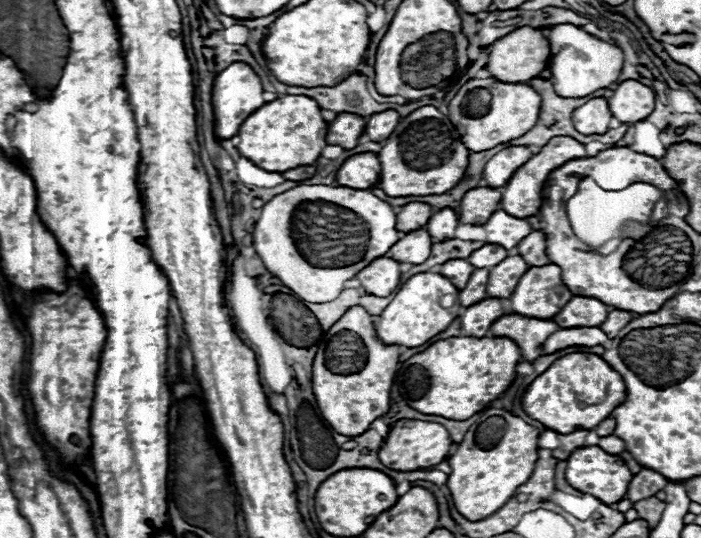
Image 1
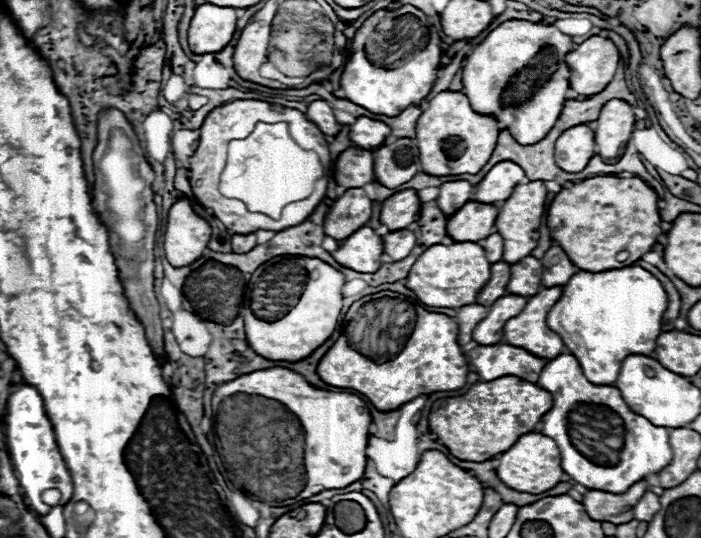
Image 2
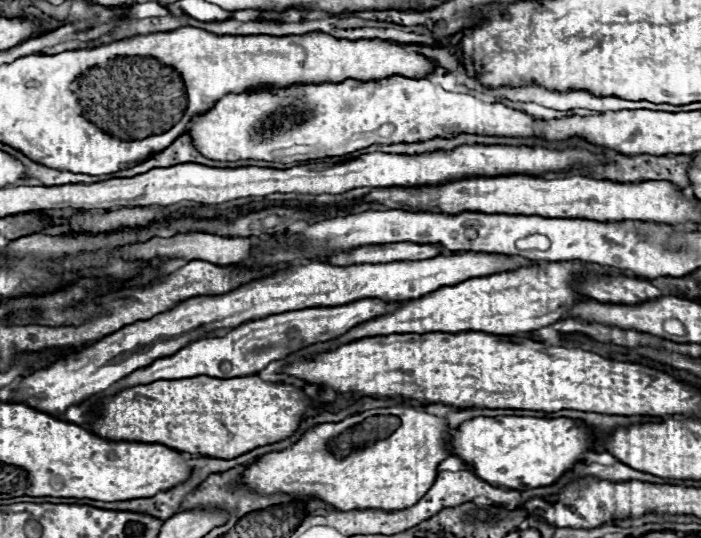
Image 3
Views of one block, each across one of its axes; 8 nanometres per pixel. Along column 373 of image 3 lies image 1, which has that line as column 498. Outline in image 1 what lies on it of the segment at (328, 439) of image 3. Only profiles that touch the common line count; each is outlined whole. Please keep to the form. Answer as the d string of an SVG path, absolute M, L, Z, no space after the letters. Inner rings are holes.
M482 414L482 422L472 424L458 450L446 458L452 472L446 486L456 510L476 522L494 514L512 494L530 478L538 458L538 428L526 424L514 414Z

